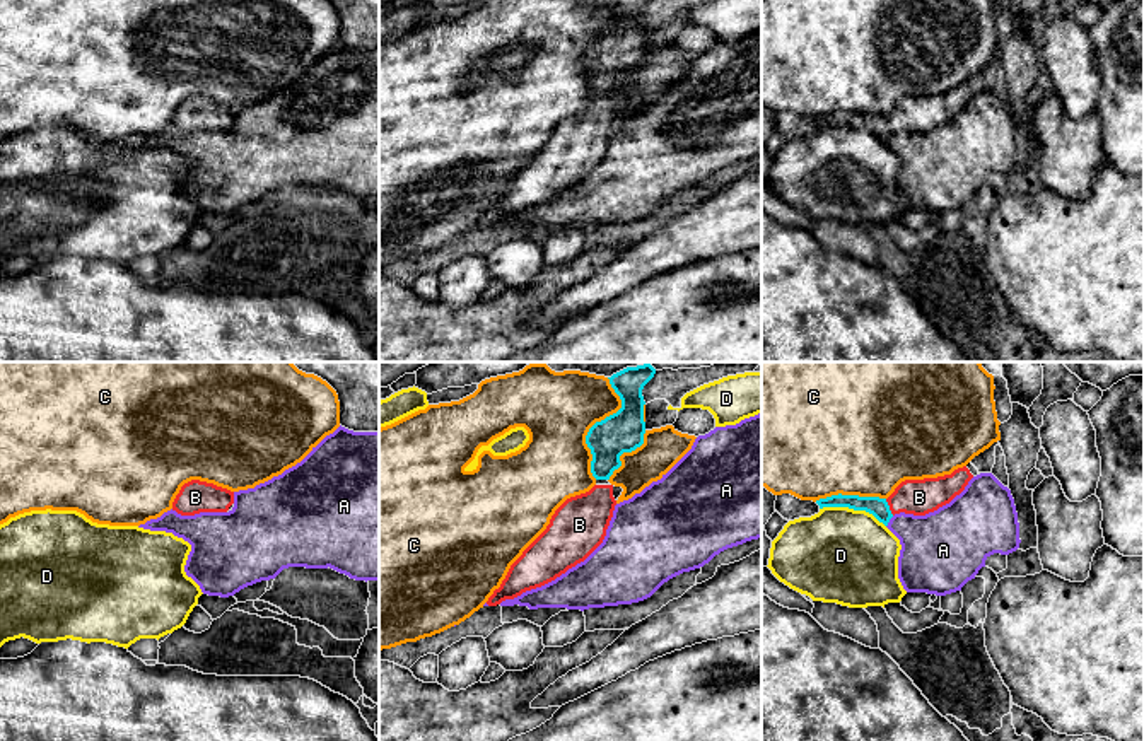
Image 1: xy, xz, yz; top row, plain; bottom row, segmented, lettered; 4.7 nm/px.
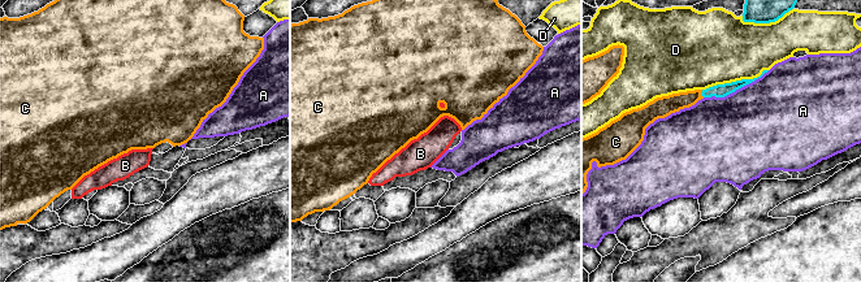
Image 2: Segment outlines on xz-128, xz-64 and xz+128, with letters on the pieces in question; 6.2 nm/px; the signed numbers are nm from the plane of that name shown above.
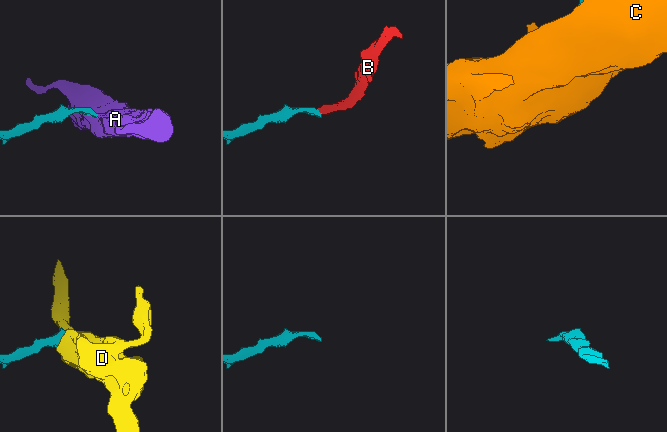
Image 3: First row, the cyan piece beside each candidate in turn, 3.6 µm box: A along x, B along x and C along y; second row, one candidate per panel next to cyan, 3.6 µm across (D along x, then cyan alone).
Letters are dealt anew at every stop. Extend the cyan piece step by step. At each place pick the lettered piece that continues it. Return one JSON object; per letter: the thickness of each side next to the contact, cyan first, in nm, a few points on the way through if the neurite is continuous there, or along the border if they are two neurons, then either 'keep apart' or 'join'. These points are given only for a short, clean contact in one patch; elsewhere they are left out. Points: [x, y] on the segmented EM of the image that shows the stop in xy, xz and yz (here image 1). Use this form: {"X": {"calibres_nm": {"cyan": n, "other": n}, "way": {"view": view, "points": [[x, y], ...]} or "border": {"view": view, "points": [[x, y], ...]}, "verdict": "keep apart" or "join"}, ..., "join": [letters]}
{"A": {"calibres_nm": {"cyan": 90, "other": 320}, "verdict": "keep apart"}, "B": {"calibres_nm": {"cyan": 90, "other": 170}, "way": {"view": "yz", "points": [[878, 507], [888, 507], [907, 497], [919, 497]]}, "verdict": "join"}, "C": {"calibres_nm": {"cyan": 190, "other": 360}, "verdict": "keep apart"}, "D": {"calibres_nm": {"cyan": 90, "other": 460}, "verdict": "keep apart"}, "join": ["B"]}

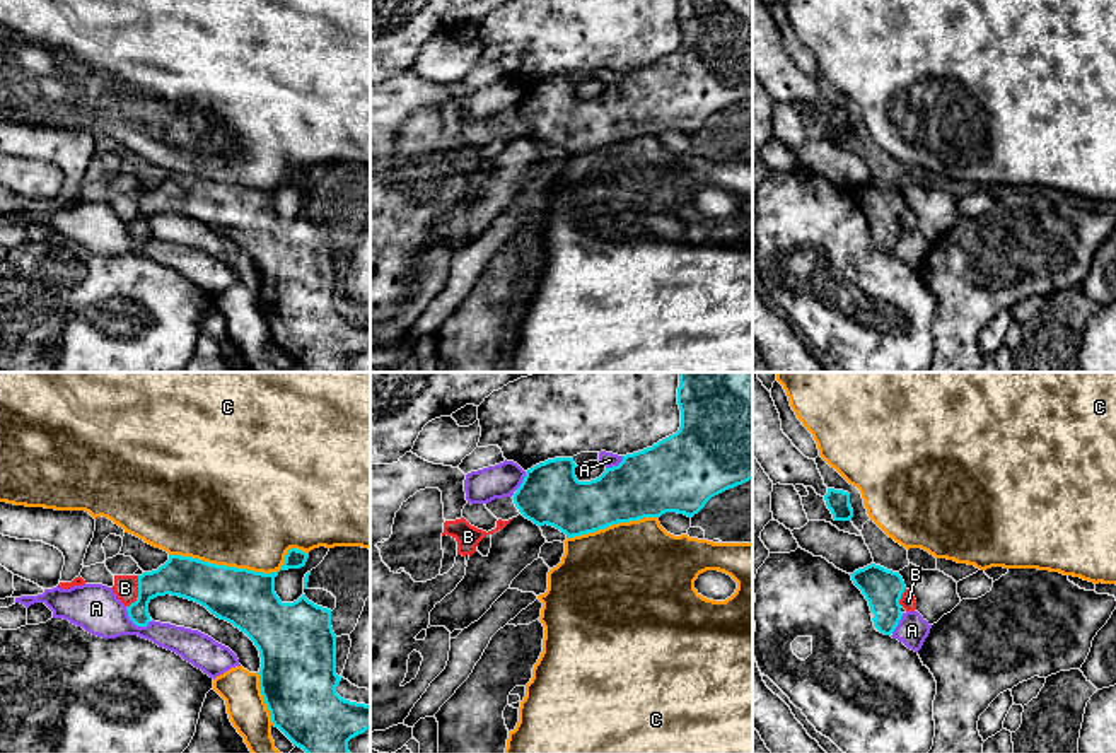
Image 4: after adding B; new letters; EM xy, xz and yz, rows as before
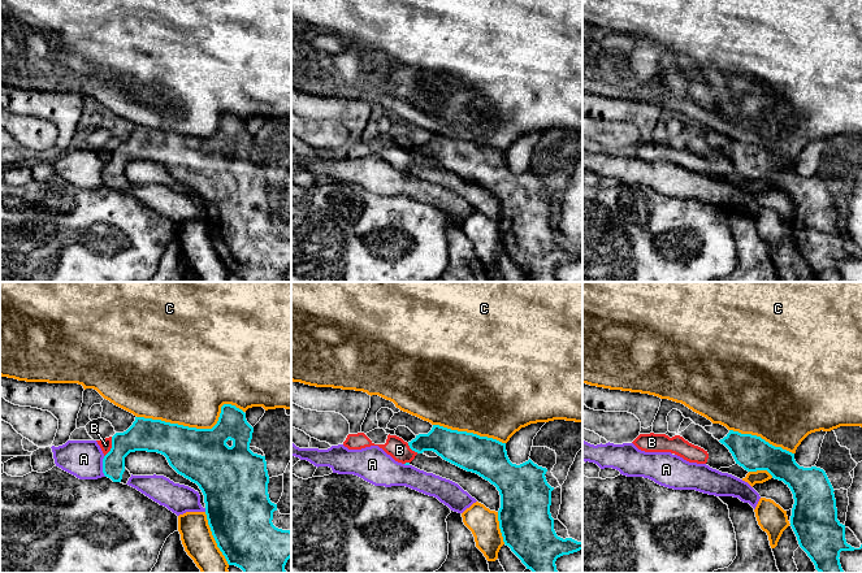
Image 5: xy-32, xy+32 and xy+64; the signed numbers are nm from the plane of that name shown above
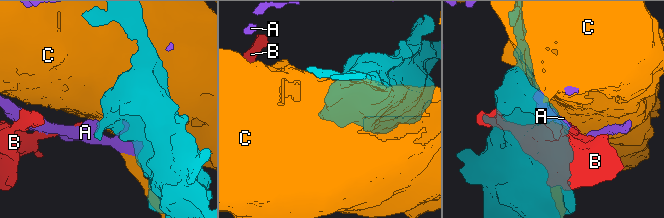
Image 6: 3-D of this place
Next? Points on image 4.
{"A": {"calibres_nm": {"cyan": 130, "other": 220}, "verdict": "keep apart"}, "B": {"calibres_nm": {"cyan": 190, "other": 110}, "border": {"view": "xy", "points": [[139, 576], [139, 596], [127, 607]]}, "verdict": "keep apart"}, "C": {"calibres_nm": {"cyan": 280, "other": 500}, "verdict": "keep apart"}, "join": []}

